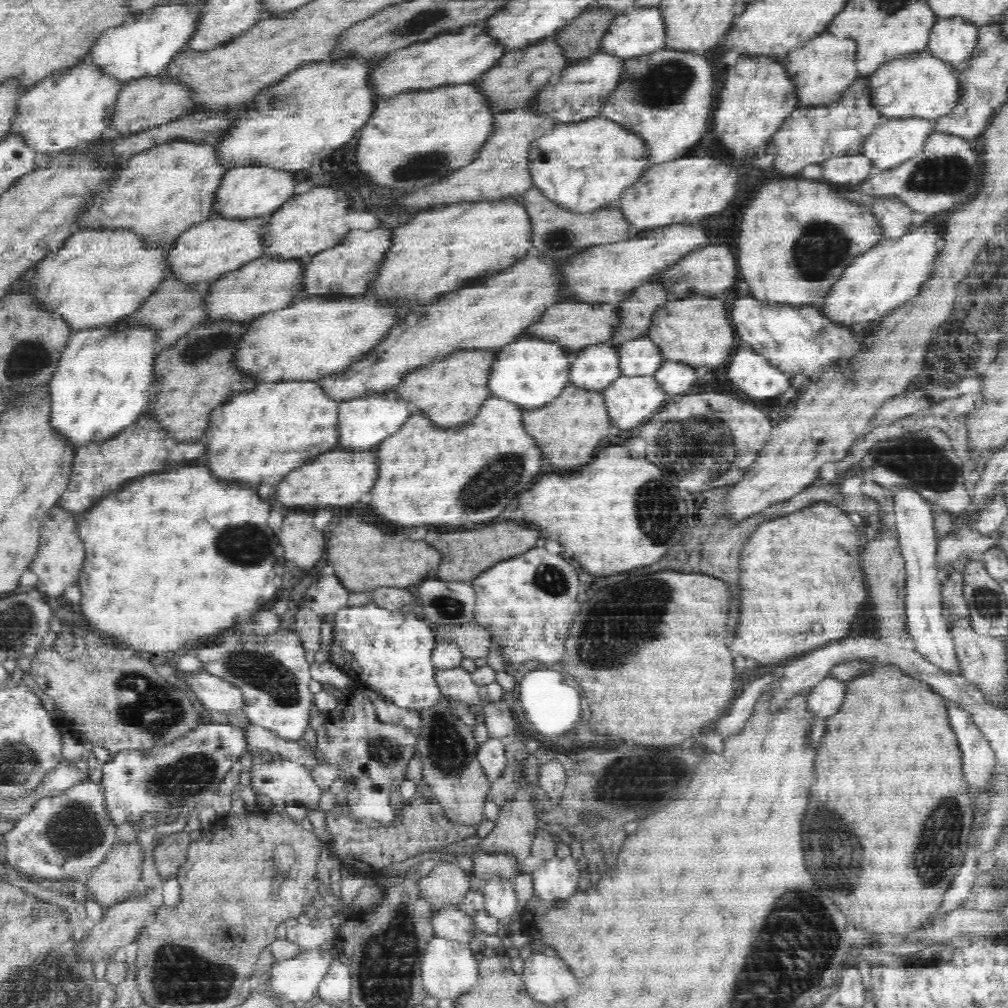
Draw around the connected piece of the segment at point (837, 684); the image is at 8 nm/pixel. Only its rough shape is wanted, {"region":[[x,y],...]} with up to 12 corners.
{"region":[[829,674],[809,694],[816,718],[840,712],[848,682]]}

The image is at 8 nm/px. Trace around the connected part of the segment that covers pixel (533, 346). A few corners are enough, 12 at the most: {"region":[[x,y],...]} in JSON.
{"region":[[540,338],[494,351],[492,396],[540,408],[569,385],[571,354]]}

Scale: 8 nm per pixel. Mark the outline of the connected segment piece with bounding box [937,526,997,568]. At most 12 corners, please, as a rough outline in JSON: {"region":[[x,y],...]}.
{"region":[[967,532],[940,542],[939,568],[961,555],[985,554],[997,547],[997,536]]}

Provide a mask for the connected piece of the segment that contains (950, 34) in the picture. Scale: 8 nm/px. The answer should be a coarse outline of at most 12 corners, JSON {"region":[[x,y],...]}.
{"region":[[937,19],[926,50],[957,71],[972,57],[977,25]]}

